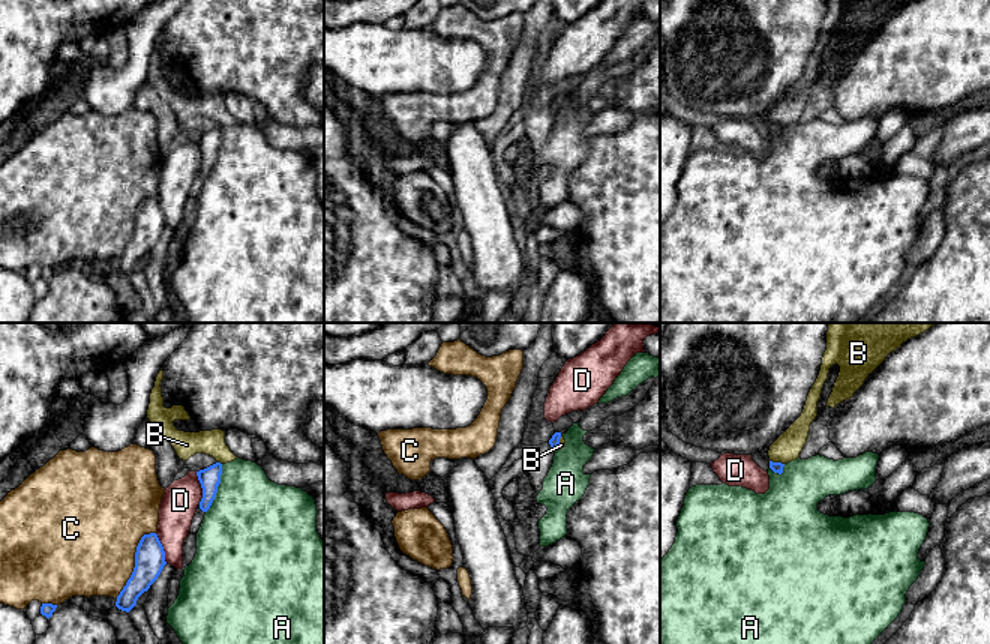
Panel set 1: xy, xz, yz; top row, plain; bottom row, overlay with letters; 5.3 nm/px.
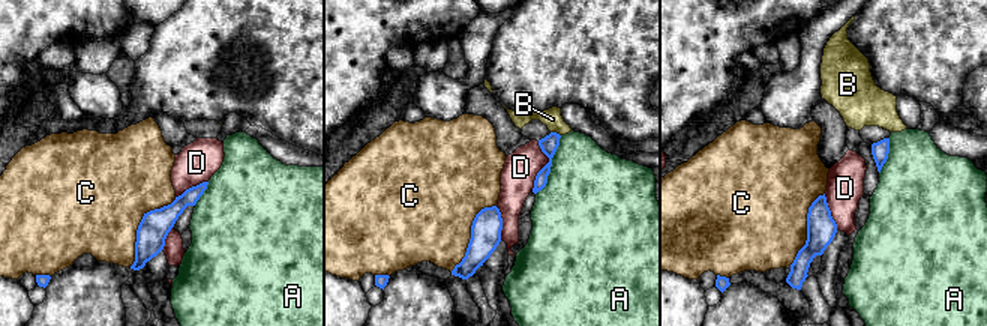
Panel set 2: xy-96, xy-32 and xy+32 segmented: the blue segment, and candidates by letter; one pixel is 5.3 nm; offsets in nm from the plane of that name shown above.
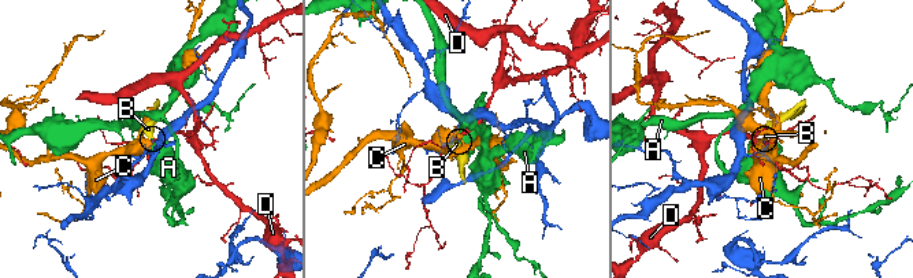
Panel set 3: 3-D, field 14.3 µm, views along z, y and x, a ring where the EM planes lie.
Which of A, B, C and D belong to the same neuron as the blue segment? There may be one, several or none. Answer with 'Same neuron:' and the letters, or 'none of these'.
Same neuron: none of these

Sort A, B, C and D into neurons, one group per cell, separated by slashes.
A / B / C / D

